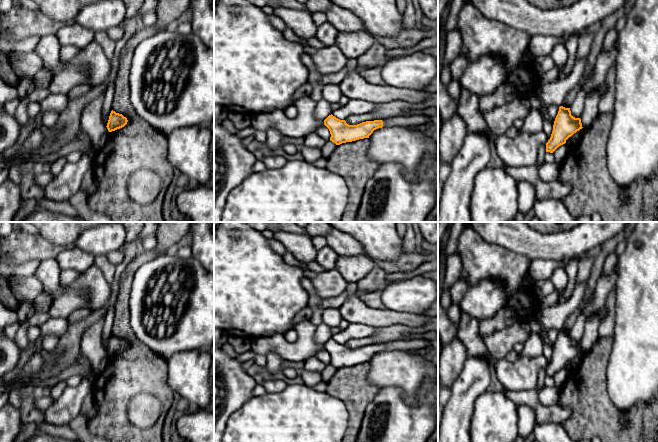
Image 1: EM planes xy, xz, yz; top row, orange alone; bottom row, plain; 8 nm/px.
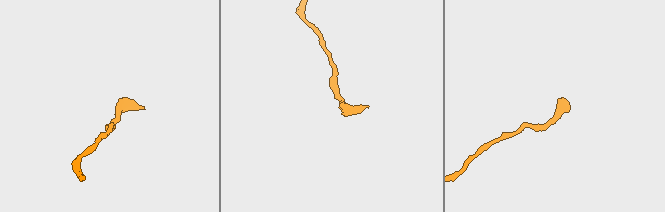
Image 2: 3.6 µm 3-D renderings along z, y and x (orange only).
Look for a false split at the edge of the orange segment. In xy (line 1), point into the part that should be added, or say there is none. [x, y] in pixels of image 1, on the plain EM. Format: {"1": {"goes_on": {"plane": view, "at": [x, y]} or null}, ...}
{"1": {"goes_on": null}}

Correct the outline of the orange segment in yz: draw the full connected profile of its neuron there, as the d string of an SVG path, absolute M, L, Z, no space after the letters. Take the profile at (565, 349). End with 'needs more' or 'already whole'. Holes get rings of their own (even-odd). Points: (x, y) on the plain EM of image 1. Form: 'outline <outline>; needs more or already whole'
outline M560 330L551 361L546 367L546 376L553 377L559 370L565 368L569 361L582 352L581 343L573 341L570 332Z; already whole

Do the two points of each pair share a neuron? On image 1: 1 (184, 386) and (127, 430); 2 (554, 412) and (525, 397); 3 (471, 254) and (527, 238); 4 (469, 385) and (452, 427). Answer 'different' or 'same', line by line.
1: different
2: same
3: different
4: same

